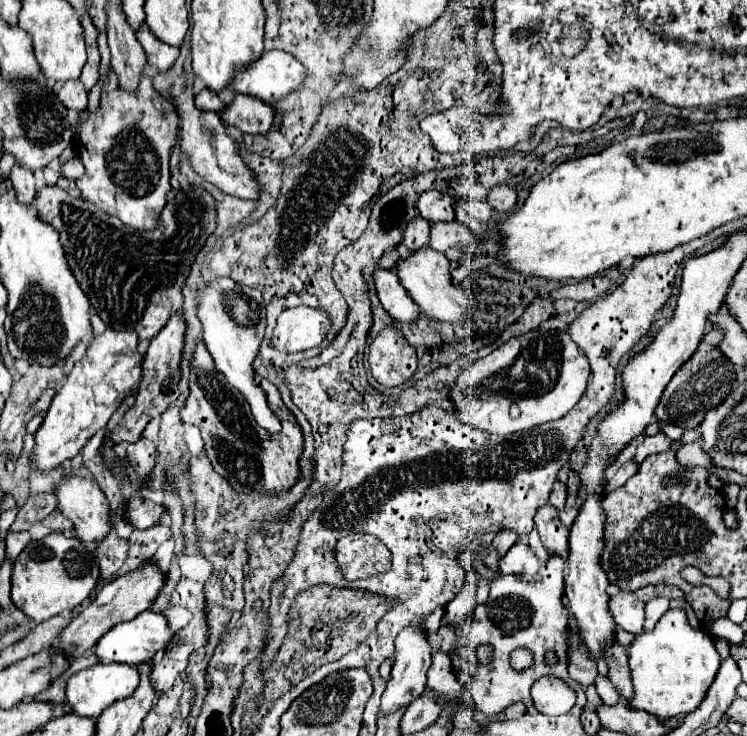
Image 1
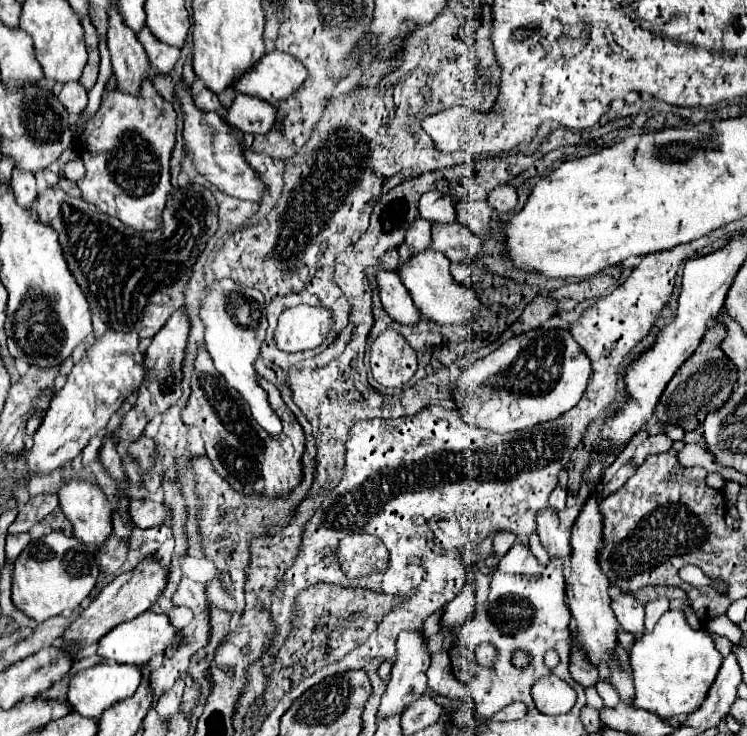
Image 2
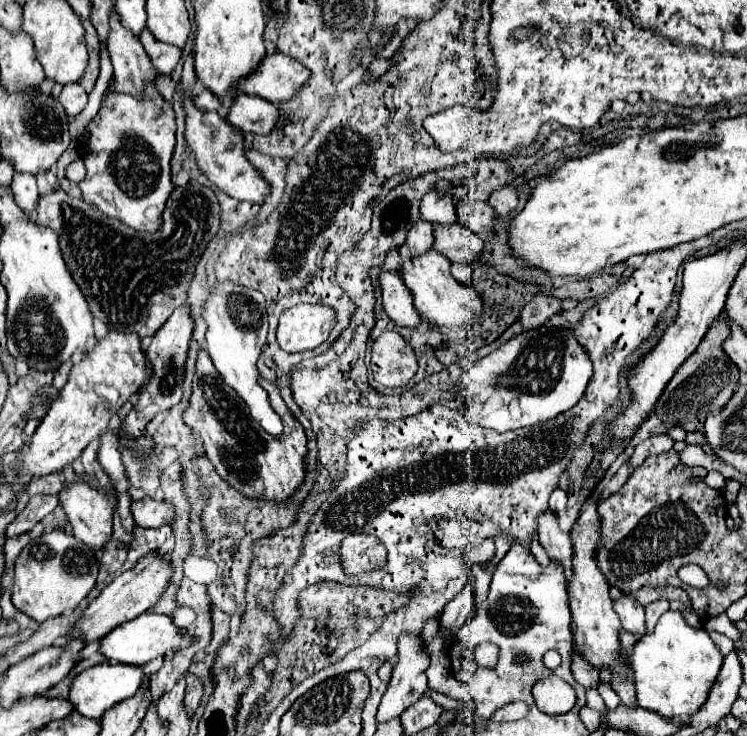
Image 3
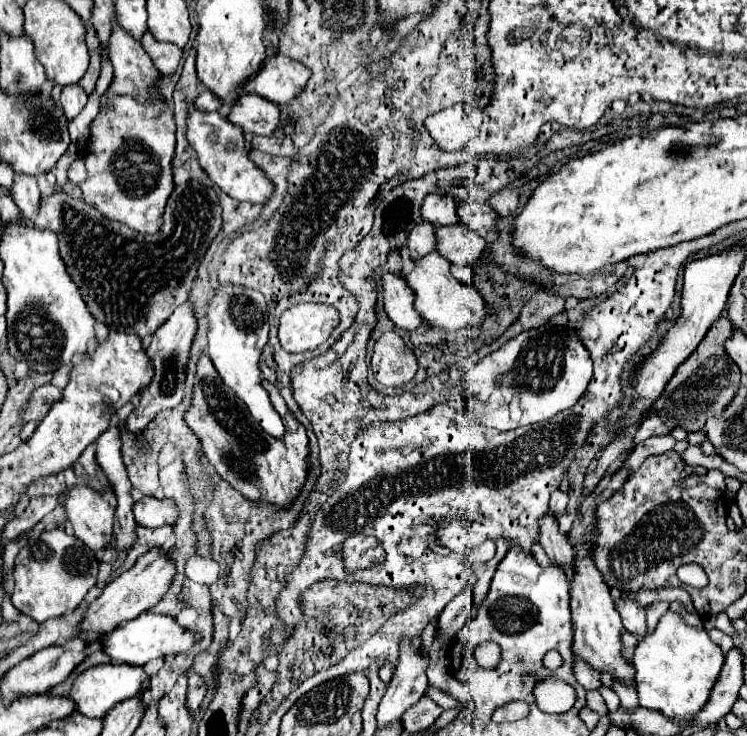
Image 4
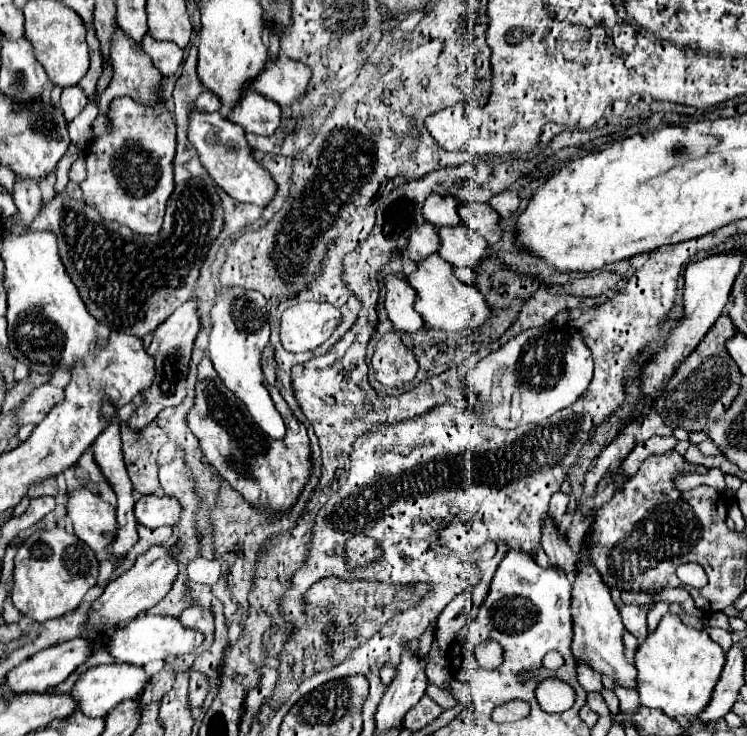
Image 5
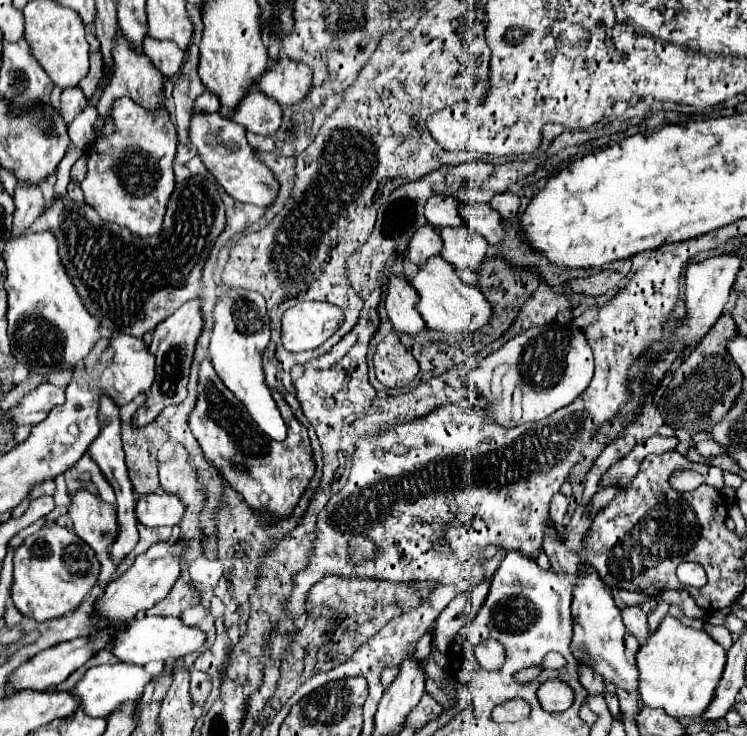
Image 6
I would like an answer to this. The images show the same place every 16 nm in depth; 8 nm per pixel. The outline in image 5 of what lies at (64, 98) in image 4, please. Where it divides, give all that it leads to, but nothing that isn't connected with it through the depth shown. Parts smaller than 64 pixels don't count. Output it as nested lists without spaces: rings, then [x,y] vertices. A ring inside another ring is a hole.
[[[78,86],[64,88],[62,90],[62,98],[60,98],[60,104],[62,104],[62,110],[64,110],[64,118],[72,122],[82,112],[86,102],[88,102],[88,98],[84,96],[84,90],[80,90]]]

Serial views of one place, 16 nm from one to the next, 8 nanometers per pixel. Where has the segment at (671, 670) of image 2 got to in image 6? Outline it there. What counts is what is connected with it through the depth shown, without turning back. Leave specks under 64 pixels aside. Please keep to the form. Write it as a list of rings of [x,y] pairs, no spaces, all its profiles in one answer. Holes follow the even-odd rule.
[[[664,616],[656,634],[648,636],[636,652],[640,702],[648,708],[662,708],[672,718],[698,718],[712,702],[724,660],[726,650],[716,644],[706,630],[694,630],[674,616]]]

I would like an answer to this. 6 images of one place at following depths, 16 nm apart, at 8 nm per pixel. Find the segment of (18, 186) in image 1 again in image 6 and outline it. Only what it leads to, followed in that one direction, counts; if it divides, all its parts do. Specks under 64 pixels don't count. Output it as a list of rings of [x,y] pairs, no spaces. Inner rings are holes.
[[[16,182],[14,190],[14,204],[16,204],[16,216],[14,226],[16,228],[30,228],[30,224],[40,216],[40,208],[44,208],[42,192],[36,184],[30,182]]]

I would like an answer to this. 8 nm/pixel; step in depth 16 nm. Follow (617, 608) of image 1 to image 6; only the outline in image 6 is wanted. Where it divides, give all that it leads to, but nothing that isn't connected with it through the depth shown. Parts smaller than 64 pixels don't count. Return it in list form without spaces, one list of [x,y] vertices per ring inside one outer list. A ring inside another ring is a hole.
[[[624,606],[620,612],[622,612],[622,620],[624,620],[626,630],[630,634],[634,634],[640,644],[644,644],[644,640],[650,636],[646,612],[640,606]]]

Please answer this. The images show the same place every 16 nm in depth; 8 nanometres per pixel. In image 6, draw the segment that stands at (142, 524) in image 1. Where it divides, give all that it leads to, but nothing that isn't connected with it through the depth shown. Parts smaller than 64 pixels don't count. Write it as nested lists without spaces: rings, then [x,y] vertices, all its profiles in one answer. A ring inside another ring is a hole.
[[[146,494],[136,502],[136,518],[140,524],[156,526],[176,526],[184,514],[184,504],[176,496]]]

